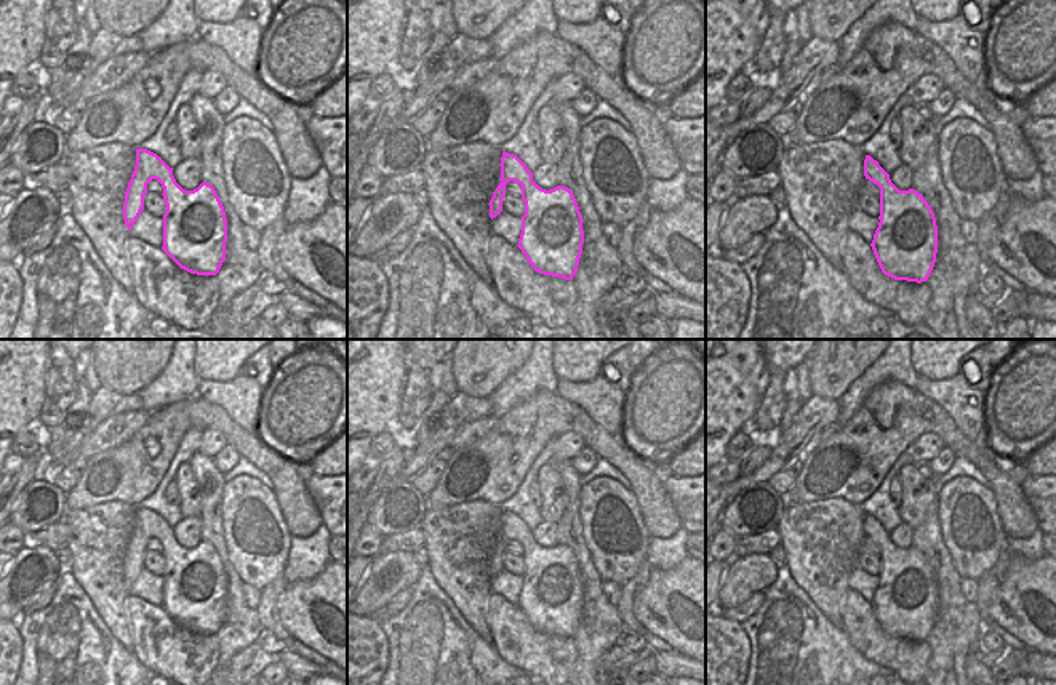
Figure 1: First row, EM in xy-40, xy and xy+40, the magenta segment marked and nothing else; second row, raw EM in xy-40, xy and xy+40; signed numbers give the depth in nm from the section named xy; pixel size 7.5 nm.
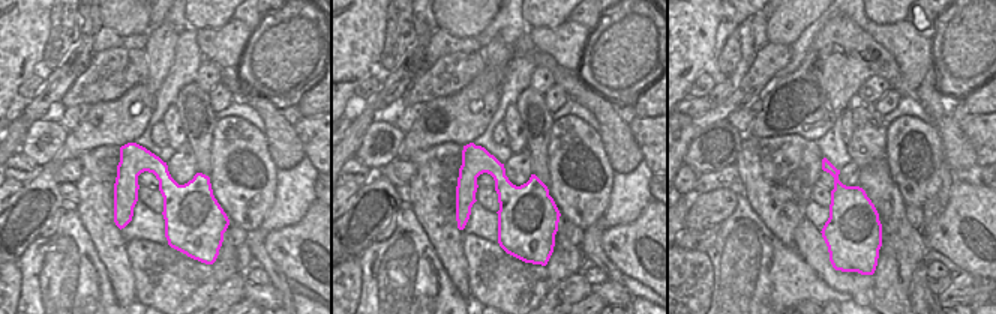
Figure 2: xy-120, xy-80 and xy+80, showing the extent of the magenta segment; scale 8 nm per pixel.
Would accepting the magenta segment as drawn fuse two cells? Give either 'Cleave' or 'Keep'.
Keep.

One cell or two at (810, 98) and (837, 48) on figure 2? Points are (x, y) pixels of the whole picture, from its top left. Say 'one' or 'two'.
one

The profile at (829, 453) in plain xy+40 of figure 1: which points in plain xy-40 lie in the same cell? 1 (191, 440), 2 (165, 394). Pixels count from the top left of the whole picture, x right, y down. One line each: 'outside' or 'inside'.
1: outside
2: outside

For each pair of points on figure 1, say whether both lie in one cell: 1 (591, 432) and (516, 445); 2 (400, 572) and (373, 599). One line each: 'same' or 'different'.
1: same
2: same

